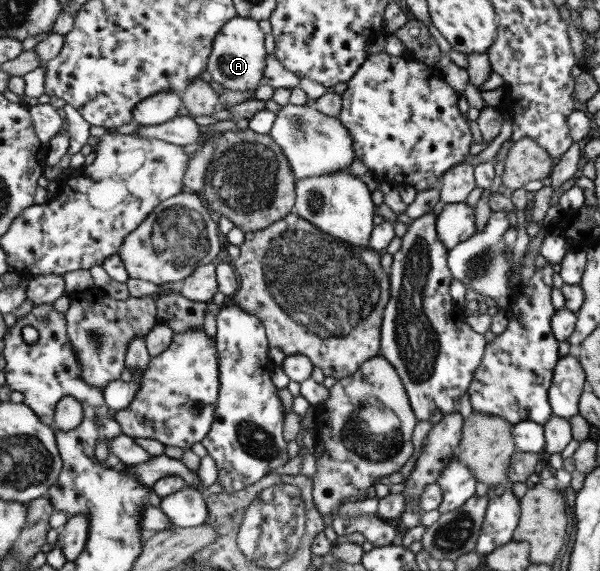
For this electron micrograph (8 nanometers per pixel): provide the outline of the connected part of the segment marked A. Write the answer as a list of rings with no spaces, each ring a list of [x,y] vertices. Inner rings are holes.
[[[236,17],[229,20],[217,34],[213,44],[213,52],[209,56],[207,70],[212,80],[223,88],[245,91],[261,84],[266,70],[266,33],[257,19]]]

